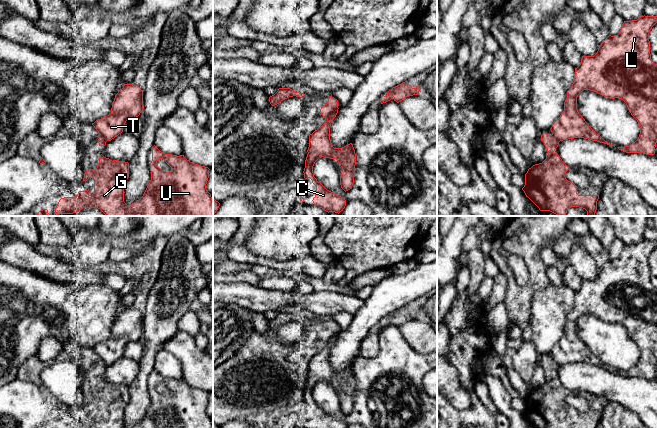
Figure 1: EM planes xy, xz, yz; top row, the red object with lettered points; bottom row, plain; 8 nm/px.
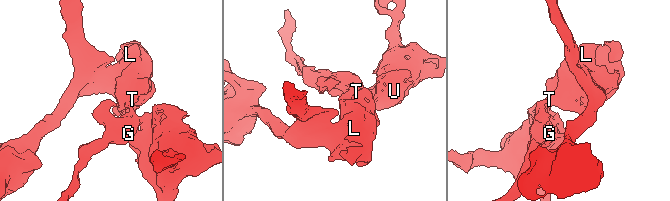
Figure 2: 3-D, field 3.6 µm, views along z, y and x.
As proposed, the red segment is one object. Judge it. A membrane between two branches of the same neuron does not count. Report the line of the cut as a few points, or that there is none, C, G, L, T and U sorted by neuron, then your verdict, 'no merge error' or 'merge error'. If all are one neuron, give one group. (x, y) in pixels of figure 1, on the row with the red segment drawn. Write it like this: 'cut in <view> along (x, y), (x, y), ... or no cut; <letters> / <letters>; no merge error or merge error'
cut in xz along (338, 108), (327, 118); C L T / G U; merge error

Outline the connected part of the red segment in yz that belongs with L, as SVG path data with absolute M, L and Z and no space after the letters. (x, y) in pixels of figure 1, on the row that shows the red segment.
M641 16L637 20L624 21L618 35L609 35L598 48L594 56L582 56L580 65L575 68L574 82L567 91L567 98L564 102L564 111L560 117L553 123L551 132L559 141L584 138L592 141L613 146L598 135L579 114L577 109L577 97L583 90L590 90L598 94L611 98L622 99L631 115L637 120L640 127L638 139L629 146L617 147L626 153L643 153L654 155L657 143L657 64L653 62L650 54L649 33L652 27L657 23L657 16Z

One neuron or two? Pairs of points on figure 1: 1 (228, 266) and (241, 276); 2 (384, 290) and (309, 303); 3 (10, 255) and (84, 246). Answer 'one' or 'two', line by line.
1: two
2: two
3: two

